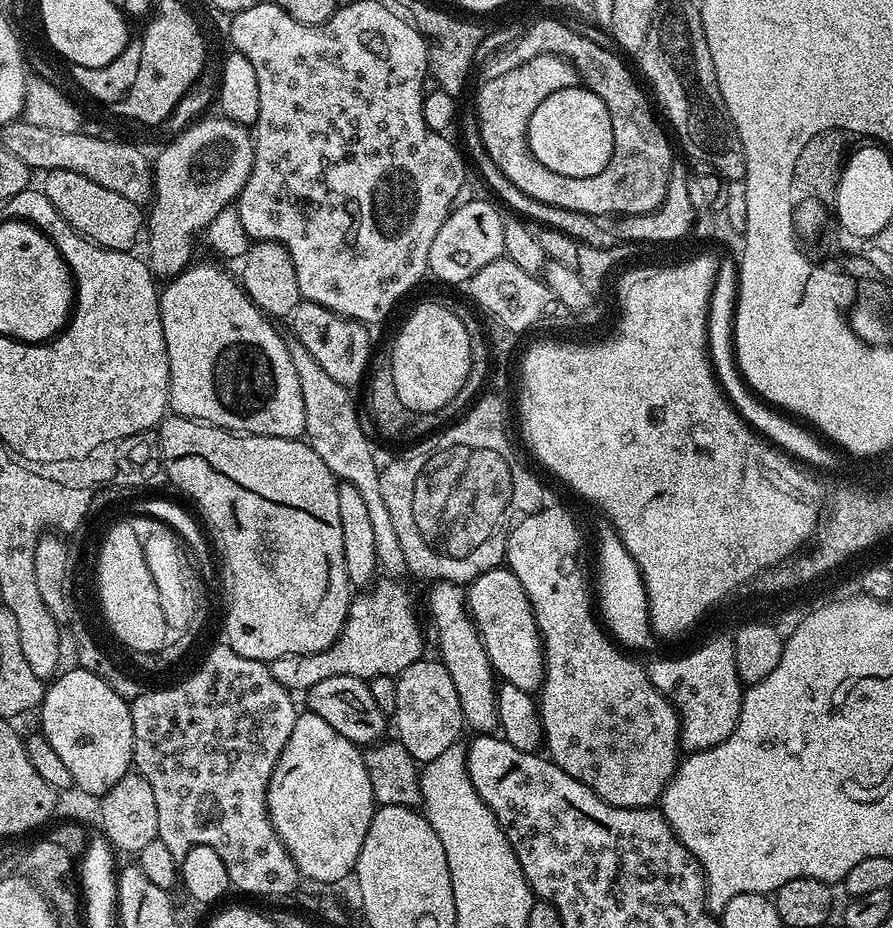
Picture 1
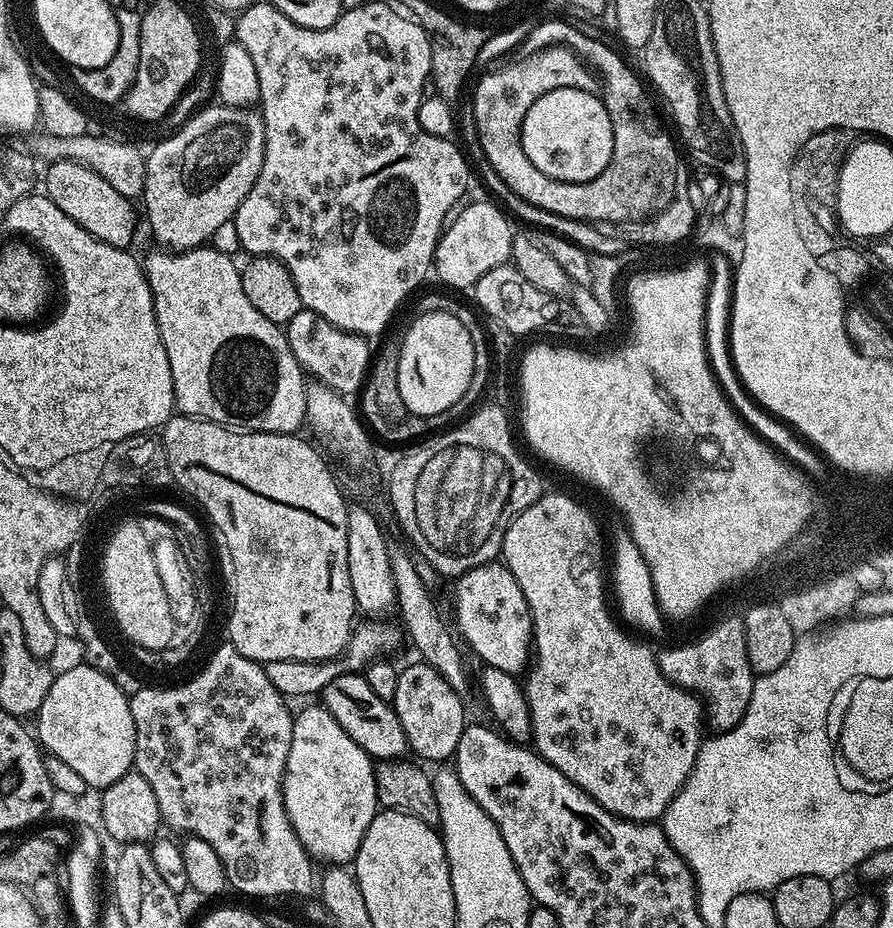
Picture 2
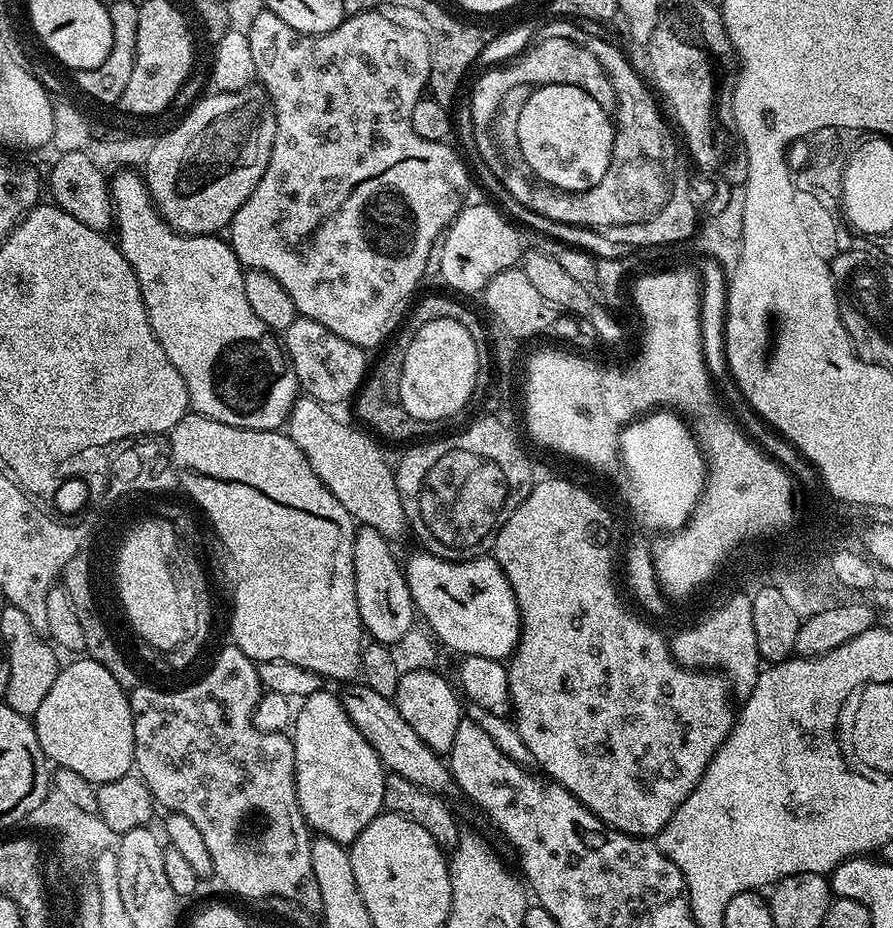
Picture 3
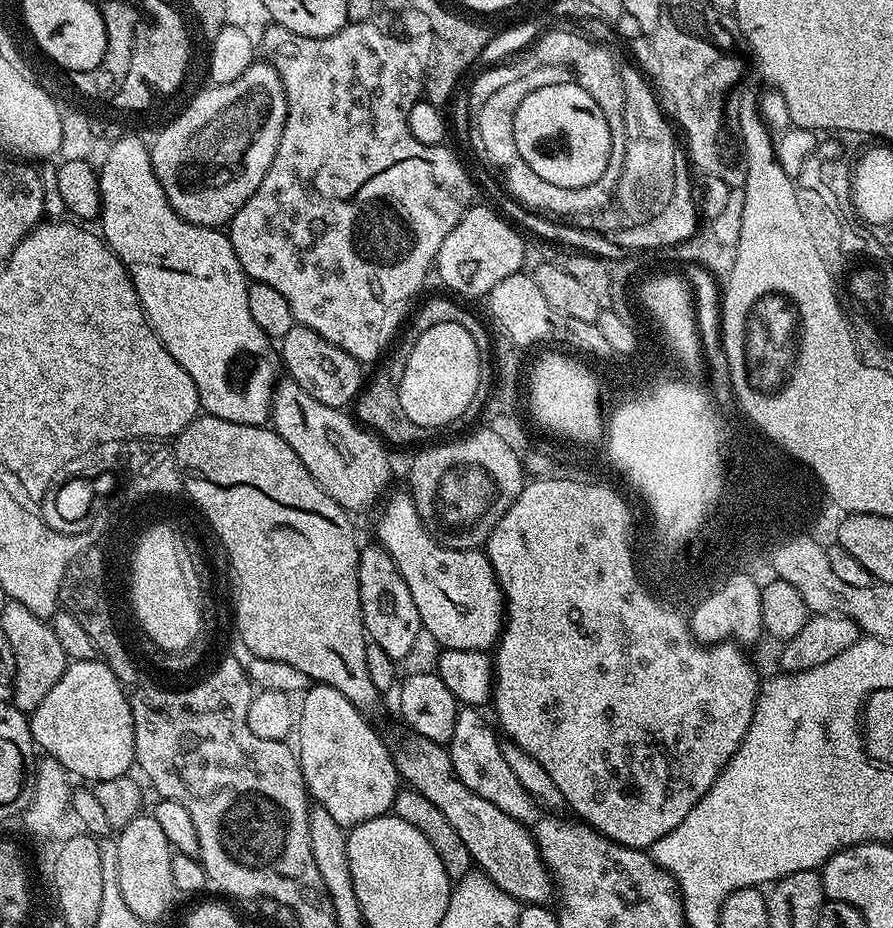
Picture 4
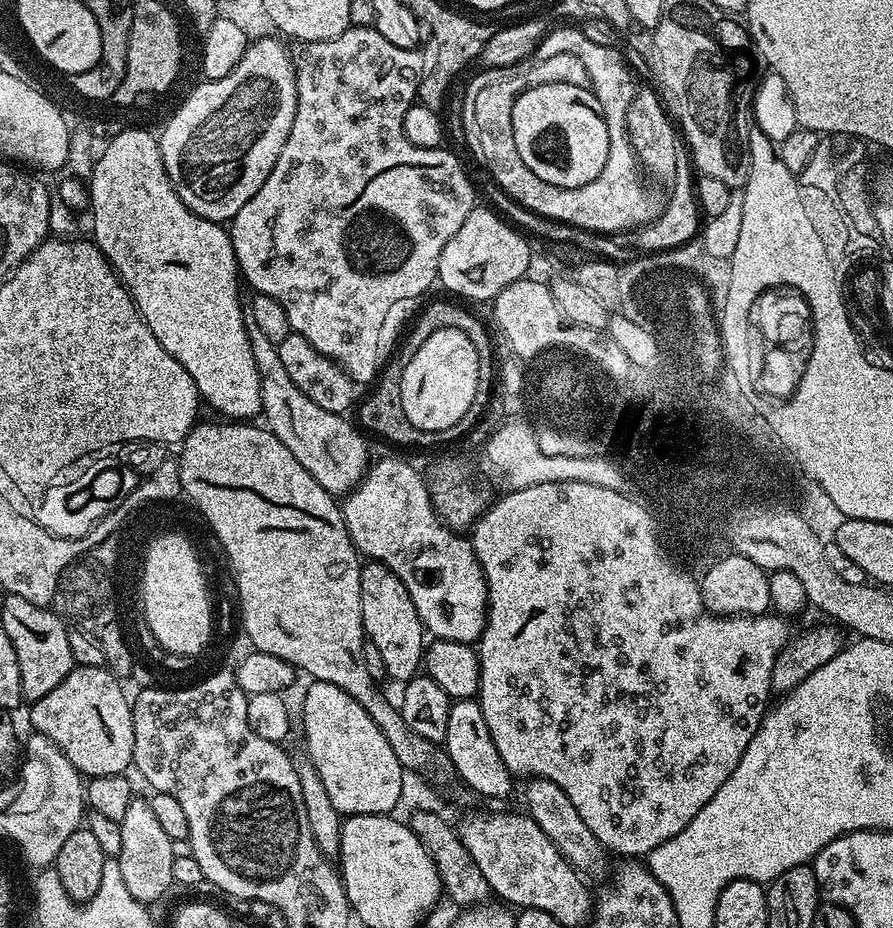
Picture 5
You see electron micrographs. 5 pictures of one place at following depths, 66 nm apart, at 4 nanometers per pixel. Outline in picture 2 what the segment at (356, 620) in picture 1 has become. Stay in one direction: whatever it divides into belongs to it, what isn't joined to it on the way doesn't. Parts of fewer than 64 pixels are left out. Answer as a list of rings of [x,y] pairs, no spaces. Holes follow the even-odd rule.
[[[368,618],[363,622],[357,623],[353,627],[348,646],[339,658],[335,660],[311,660],[310,662],[302,662],[301,660],[270,662],[264,665],[266,678],[270,678],[274,690],[278,690],[286,698],[293,698],[292,696],[316,698],[324,693],[326,686],[330,686],[330,682],[334,682],[334,678],[343,676],[345,672],[363,673],[368,665],[373,664],[376,660],[391,657],[393,655],[391,652],[399,650],[402,632],[396,624],[397,629],[394,625],[388,624],[392,622],[385,622],[380,618]]]

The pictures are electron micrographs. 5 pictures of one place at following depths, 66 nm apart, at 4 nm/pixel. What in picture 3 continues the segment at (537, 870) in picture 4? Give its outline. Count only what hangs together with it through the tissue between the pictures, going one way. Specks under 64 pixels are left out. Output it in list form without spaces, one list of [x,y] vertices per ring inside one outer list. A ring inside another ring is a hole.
[[[362,682],[349,683],[345,688],[348,689],[339,693],[341,706],[354,726],[358,726],[366,742],[374,746],[378,758],[389,773],[406,778],[433,794],[448,794],[448,791],[453,791],[452,770],[447,759],[441,753],[430,750],[430,746],[426,746],[426,742],[422,742],[422,738],[414,734],[410,722],[402,718],[395,699],[374,694],[374,690],[370,690]]]

